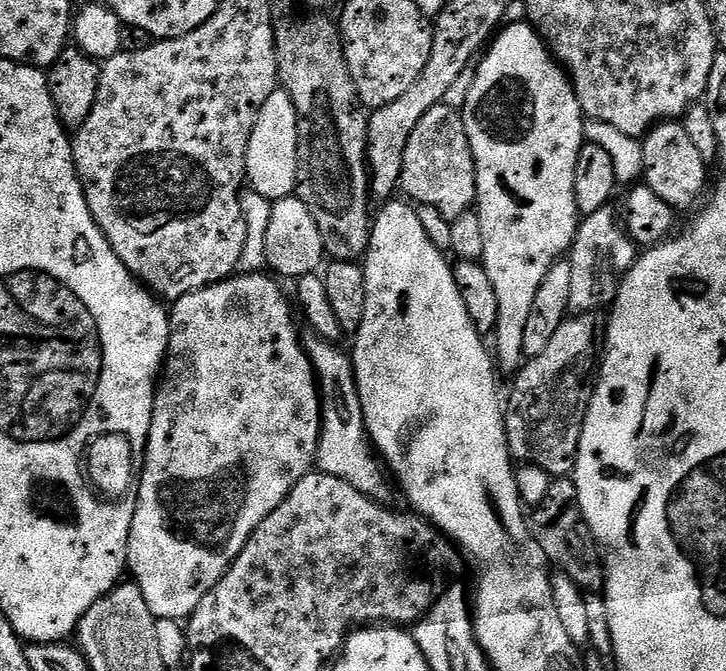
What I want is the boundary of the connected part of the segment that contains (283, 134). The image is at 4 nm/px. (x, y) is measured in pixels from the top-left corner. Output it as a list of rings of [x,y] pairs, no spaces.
[[[277,90],[270,94],[270,98],[266,98],[266,106],[262,106],[254,130],[250,134],[246,166],[246,180],[251,191],[262,194],[273,202],[295,193],[300,171],[300,155],[296,107],[288,92]]]

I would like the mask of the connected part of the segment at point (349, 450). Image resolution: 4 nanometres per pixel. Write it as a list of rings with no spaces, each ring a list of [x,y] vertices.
[[[313,330],[303,337],[303,341],[304,351],[308,353],[312,369],[316,372],[322,401],[320,441],[316,451],[315,467],[326,474],[334,474],[334,478],[350,482],[354,490],[366,494],[371,500],[388,502],[392,496],[391,490],[388,489],[389,477],[374,451],[374,445],[368,434],[351,355],[347,351],[343,352],[339,348],[341,346],[339,343],[324,340]]]

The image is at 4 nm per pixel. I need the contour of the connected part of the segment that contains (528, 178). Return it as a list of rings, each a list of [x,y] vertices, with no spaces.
[[[509,23],[499,29],[498,35],[491,41],[490,47],[483,53],[479,63],[475,65],[474,86],[470,86],[470,94],[466,94],[466,102],[462,109],[466,138],[470,138],[470,150],[474,154],[474,162],[476,163],[475,207],[478,209],[478,215],[482,222],[482,235],[486,238],[486,250],[482,263],[486,274],[490,274],[490,283],[493,284],[494,294],[498,297],[498,322],[494,333],[494,339],[496,339],[494,356],[498,361],[499,371],[501,373],[509,372],[509,374],[519,372],[526,359],[522,346],[522,334],[526,334],[526,318],[530,318],[530,306],[534,306],[534,294],[538,294],[538,286],[542,286],[546,274],[556,265],[557,260],[561,259],[572,247],[576,237],[576,227],[580,225],[582,219],[574,196],[574,178],[578,170],[578,154],[586,142],[586,117],[578,102],[576,92],[572,89],[572,81],[568,73],[552,55],[539,31],[531,23],[523,23],[512,25]]]

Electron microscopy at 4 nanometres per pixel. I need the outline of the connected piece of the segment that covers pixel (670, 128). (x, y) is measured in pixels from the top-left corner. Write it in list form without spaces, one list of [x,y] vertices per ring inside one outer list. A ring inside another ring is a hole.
[[[665,120],[659,124],[653,124],[647,136],[643,137],[642,143],[644,145],[642,180],[647,188],[654,190],[654,194],[658,194],[658,198],[665,200],[671,208],[683,210],[683,208],[693,207],[692,209],[695,209],[709,191],[710,164],[702,158],[702,154],[698,154],[698,146],[694,146],[694,141],[687,136],[683,123]]]

